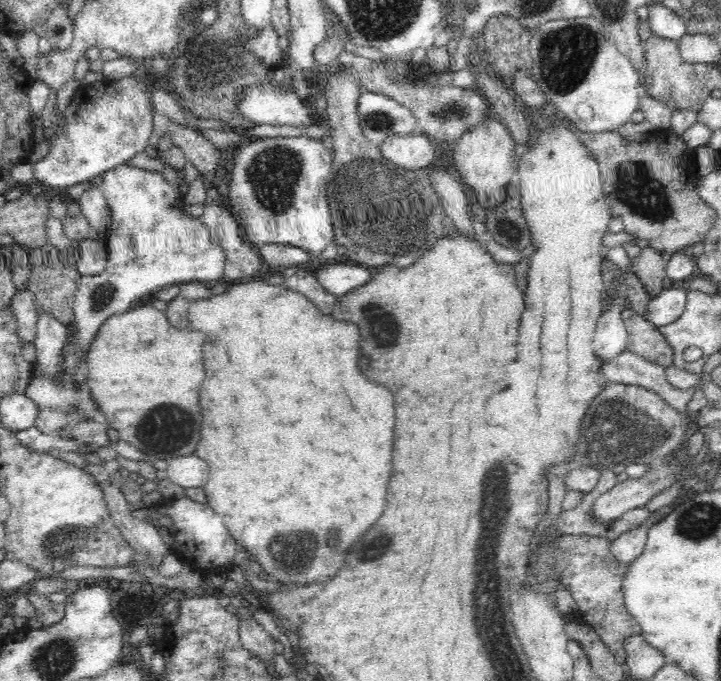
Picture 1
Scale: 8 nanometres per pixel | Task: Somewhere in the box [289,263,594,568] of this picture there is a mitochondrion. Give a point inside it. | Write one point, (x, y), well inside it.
(377, 318)

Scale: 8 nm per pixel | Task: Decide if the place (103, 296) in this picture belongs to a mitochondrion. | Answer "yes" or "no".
yes

